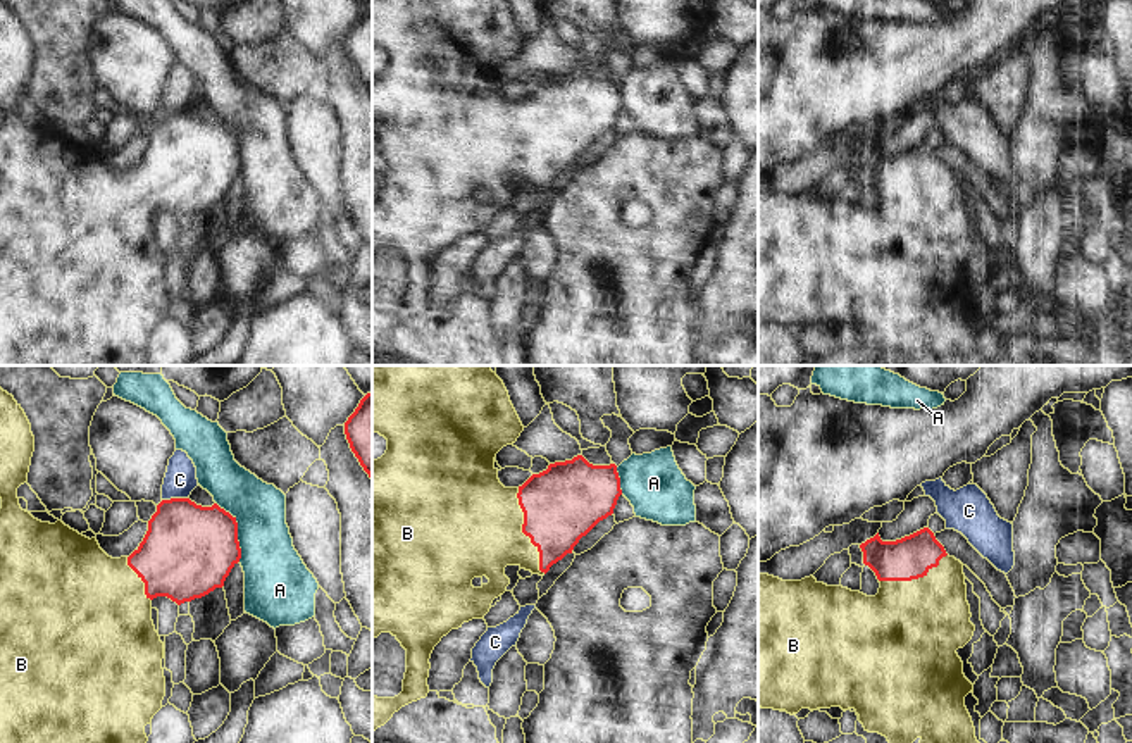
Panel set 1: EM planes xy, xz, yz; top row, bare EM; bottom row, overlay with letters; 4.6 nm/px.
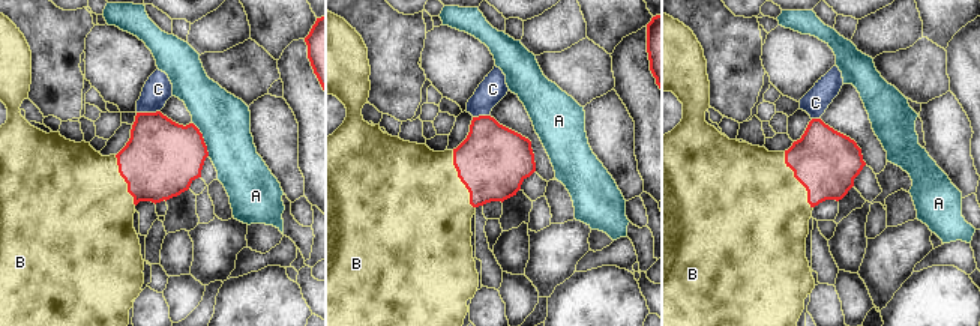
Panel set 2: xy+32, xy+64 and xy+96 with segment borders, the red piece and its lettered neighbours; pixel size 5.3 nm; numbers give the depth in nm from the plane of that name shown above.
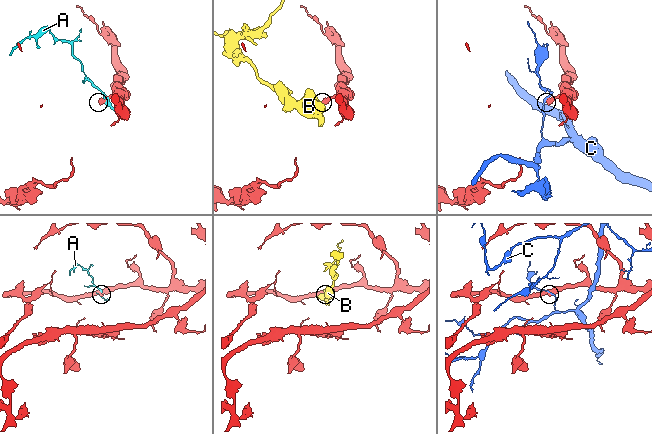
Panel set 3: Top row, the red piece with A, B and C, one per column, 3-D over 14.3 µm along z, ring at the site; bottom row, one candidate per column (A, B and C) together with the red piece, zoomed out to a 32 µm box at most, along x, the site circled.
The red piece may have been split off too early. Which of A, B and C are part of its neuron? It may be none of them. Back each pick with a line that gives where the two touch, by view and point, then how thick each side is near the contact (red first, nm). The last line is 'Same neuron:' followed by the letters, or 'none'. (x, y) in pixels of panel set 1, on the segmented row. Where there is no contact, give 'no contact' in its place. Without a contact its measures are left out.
B: xz (522, 531) | 360/480 nm
Same neuron: B

